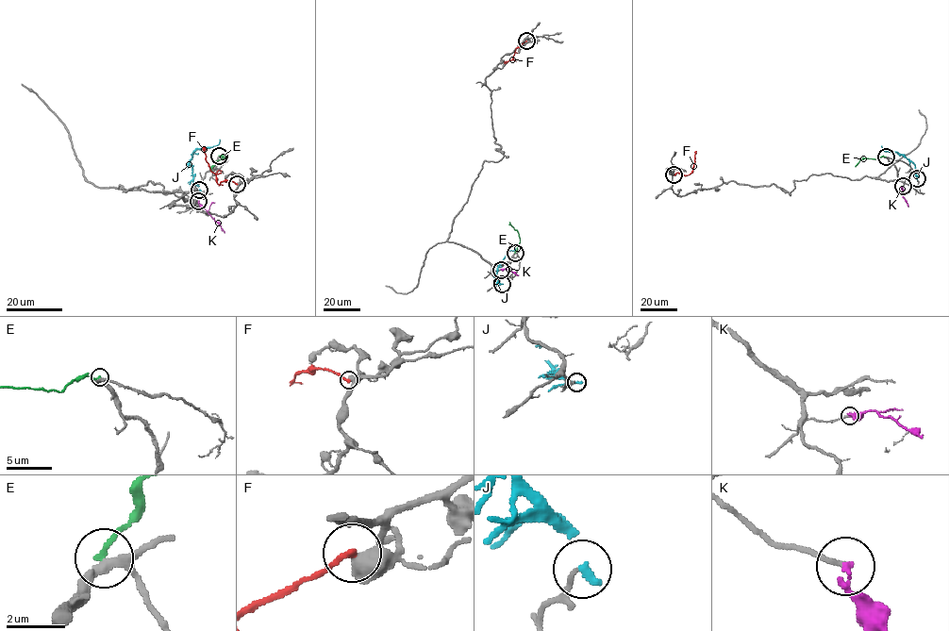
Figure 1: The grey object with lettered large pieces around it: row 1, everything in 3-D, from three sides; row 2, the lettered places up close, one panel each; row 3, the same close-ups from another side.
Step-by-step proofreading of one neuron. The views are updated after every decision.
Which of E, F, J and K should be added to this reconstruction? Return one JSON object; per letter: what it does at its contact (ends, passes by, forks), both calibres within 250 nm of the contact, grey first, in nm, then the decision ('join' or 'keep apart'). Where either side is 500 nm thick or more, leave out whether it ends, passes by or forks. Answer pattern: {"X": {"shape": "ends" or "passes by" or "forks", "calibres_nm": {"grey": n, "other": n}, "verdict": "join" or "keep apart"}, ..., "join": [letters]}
{"E": {"shape": "ends", "calibres_nm": {"grey": 240, "other": 200}, "verdict": "keep apart"}, "F": {"calibres_nm": {"grey": 650, "other": 220}, "verdict": "keep apart"}, "J": {"shape": "ends", "calibres_nm": {"grey": 150, "other": 220}, "verdict": "keep apart"}, "K": {"shape": "ends", "calibres_nm": {"grey": 160, "other": 200}, "verdict": "keep apart"}, "join": []}

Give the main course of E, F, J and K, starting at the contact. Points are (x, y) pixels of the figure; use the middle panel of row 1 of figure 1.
E: (514, 253), (520, 241), (518, 232), (509, 223)
F: (526, 41), (515, 49), (512, 59), (506, 63)
J: (502, 284), (495, 278), (498, 265), (514, 248)
K: (501, 270), (507, 269), (518, 274)

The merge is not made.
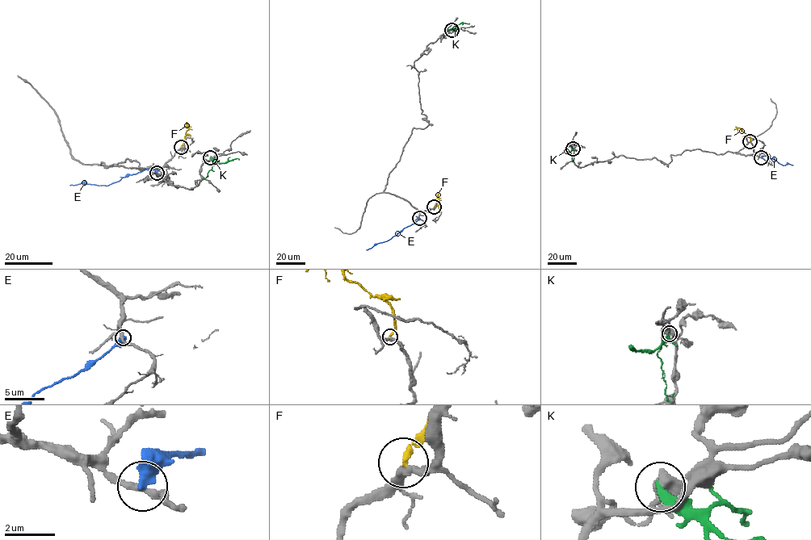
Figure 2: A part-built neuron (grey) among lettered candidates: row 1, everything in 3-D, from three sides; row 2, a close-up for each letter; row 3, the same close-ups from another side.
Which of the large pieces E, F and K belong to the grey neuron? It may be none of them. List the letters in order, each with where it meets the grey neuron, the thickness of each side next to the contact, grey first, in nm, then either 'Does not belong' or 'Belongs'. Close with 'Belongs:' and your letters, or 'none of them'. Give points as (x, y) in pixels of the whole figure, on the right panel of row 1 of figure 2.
E: Touches grey at (761, 157). Thickness 260 nm (grey) against 480 nm. Does not belong
F: Touches grey at (750, 141). Thickness 280 nm (grey) against 200 nm. Does not belong
K: Touches grey at (573, 148). Thickness 480 nm (grey) against 400 nm. Does not belong
Belongs: none of them

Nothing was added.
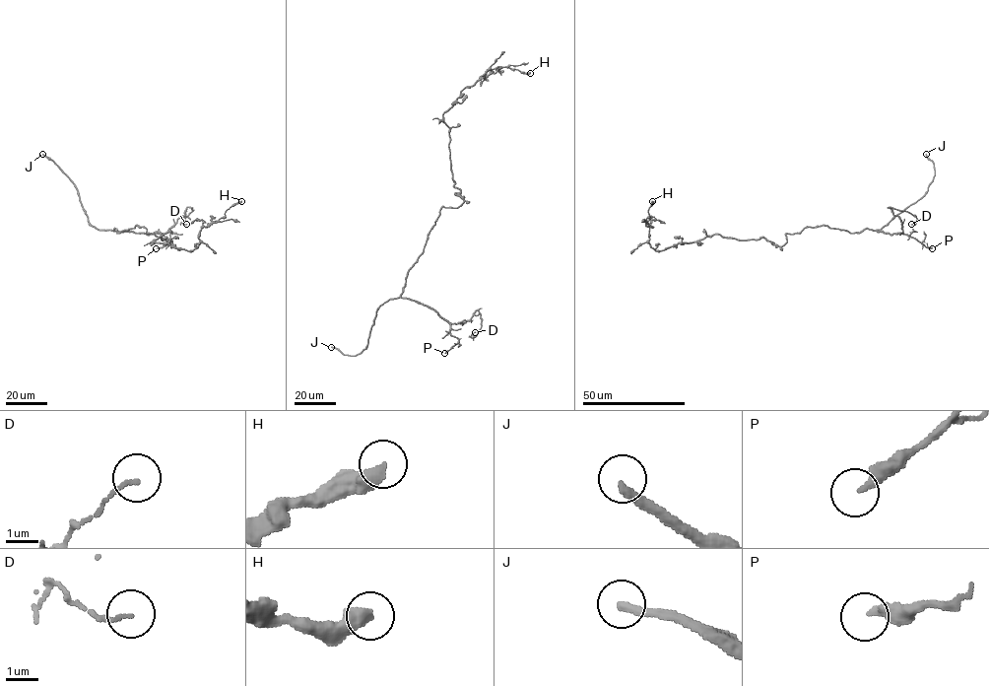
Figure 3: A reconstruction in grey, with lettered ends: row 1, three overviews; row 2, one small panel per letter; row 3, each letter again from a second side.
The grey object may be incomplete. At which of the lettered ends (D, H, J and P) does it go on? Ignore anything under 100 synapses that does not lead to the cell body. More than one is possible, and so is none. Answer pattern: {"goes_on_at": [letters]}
{"goes_on_at": ["J"]}

